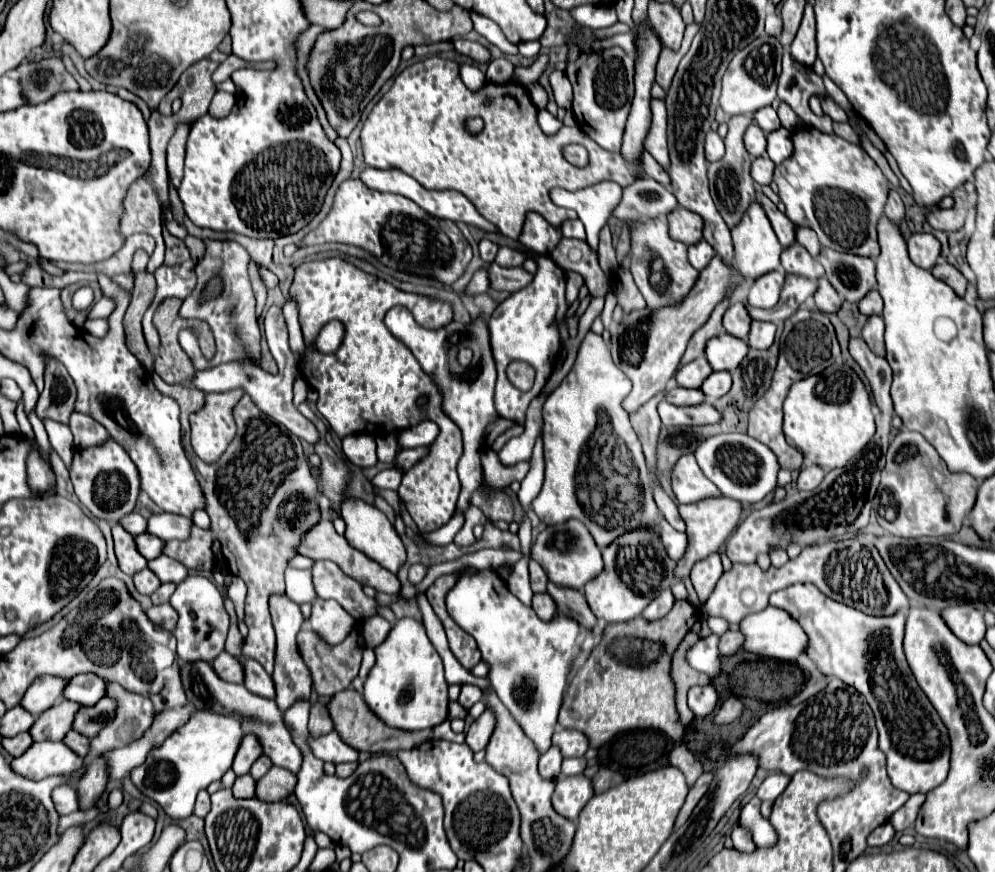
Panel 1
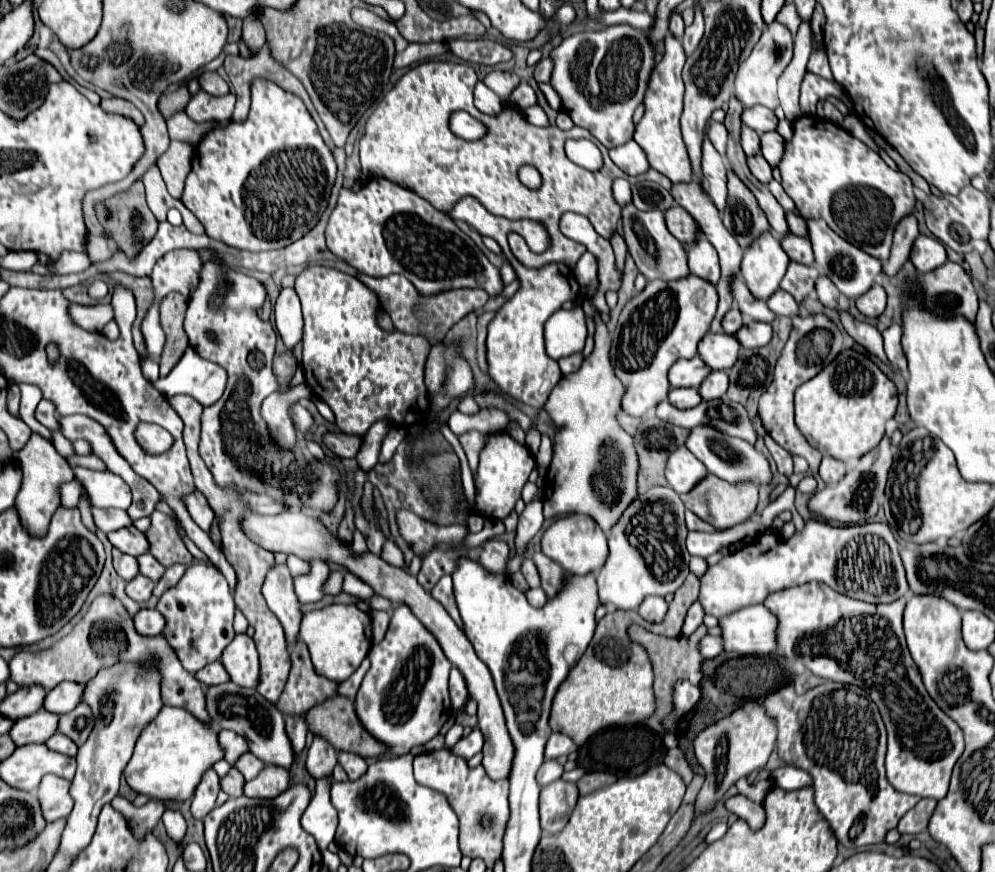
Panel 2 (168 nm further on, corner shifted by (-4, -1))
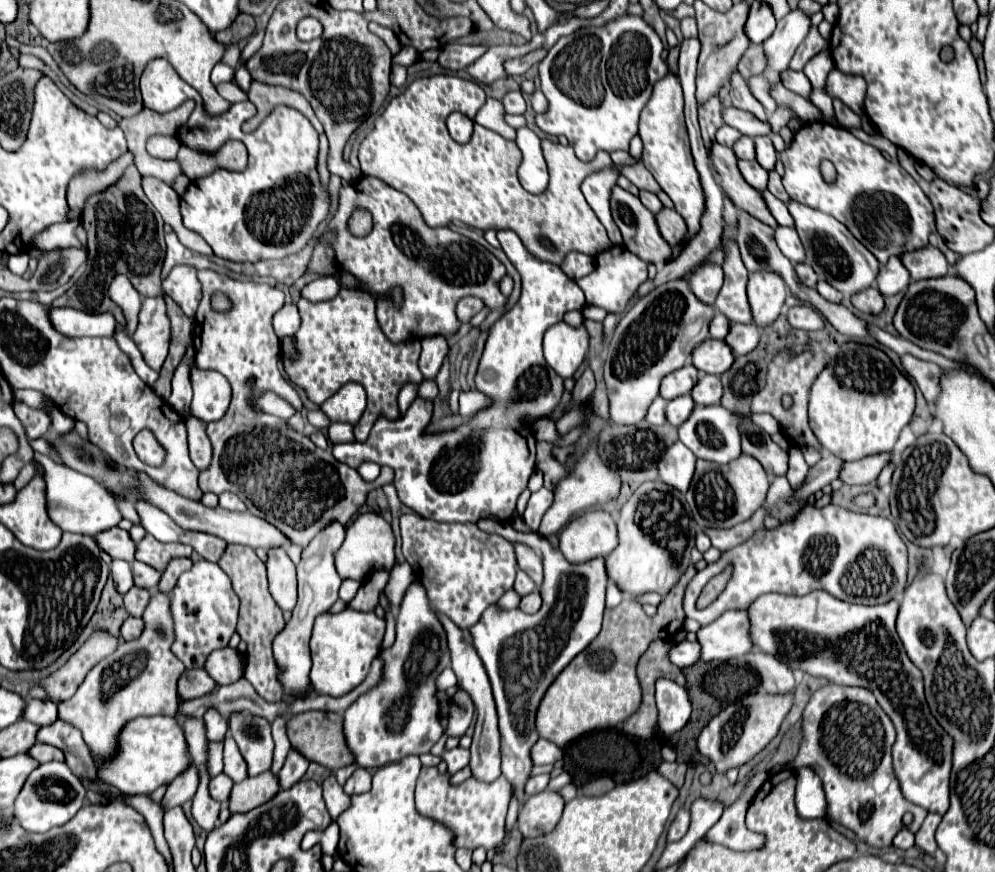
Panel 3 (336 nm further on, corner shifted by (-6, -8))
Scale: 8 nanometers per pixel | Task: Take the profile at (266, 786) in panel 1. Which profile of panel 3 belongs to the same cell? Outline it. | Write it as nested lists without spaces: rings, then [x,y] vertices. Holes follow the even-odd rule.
[[[263,772],[255,778],[245,778],[243,782],[235,784],[231,790],[229,812],[231,814],[249,812],[261,806],[263,802],[271,800],[271,796],[275,796],[277,790],[279,790],[279,782],[275,776],[271,776],[271,772]]]

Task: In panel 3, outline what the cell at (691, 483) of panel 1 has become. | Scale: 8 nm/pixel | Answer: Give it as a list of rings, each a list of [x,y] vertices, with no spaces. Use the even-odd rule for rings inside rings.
[[[677,440],[661,456],[661,460],[657,462],[657,470],[659,470],[659,478],[665,484],[671,484],[673,488],[687,492],[695,472],[695,456],[687,452],[687,448],[683,448],[683,444],[679,444]]]

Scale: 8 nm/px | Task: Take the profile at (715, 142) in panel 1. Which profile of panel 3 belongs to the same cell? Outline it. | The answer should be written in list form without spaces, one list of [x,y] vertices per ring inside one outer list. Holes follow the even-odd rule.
[[[723,124],[723,126],[717,130],[717,136],[715,136],[715,138],[719,140],[719,144],[731,146],[731,144],[735,144],[735,140],[741,138],[741,132],[735,130],[735,128],[731,128],[731,126],[727,126],[727,124]]]

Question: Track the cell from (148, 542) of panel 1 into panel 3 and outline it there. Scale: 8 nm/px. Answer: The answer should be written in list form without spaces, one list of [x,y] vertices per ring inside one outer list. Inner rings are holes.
[[[115,526],[115,528],[109,528],[105,532],[99,532],[95,536],[95,542],[111,558],[119,558],[119,560],[125,560],[129,564],[135,562],[135,542],[131,540],[129,532]]]

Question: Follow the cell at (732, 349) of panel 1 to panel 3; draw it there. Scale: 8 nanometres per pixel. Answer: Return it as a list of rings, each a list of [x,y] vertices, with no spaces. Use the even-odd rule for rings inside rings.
[[[707,338],[703,340],[695,350],[693,350],[693,366],[705,374],[715,374],[721,376],[727,368],[733,364],[733,354],[731,348],[723,340]]]

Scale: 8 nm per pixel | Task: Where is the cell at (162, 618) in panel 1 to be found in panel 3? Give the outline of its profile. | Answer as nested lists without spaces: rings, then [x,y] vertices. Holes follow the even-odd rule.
[[[127,618],[121,624],[121,638],[123,640],[135,640],[139,636],[139,632],[143,632],[143,620],[141,618]]]

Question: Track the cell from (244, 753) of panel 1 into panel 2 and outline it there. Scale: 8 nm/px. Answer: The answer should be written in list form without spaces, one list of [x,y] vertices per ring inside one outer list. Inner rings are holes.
[[[221,731],[221,745],[225,745],[227,753],[225,753],[225,761],[235,767],[235,763],[239,761],[239,757],[243,753],[249,753],[249,743],[245,737],[233,733],[233,731]]]

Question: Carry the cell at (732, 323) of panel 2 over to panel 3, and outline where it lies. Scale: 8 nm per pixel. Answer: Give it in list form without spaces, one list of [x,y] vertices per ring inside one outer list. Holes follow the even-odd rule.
[[[715,314],[711,324],[709,324],[709,334],[711,338],[717,338],[717,340],[723,340],[729,332],[729,320],[723,316],[723,314]]]

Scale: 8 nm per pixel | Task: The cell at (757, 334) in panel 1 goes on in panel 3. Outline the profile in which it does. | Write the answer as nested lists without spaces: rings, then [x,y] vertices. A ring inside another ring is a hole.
[[[731,324],[725,342],[737,354],[751,352],[755,350],[755,344],[759,344],[759,328],[755,328],[755,324]]]

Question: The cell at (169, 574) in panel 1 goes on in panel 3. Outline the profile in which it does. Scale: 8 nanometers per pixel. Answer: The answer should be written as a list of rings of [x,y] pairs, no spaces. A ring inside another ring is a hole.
[[[135,562],[135,564],[131,564],[131,570],[133,570],[133,582],[135,582],[135,586],[145,588],[145,590],[153,590],[159,584],[161,572],[153,570],[151,566],[147,566],[143,562]]]

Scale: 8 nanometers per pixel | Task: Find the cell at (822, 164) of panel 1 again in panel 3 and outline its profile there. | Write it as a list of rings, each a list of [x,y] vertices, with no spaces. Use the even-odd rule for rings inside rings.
[[[827,122],[805,124],[795,132],[791,148],[781,152],[781,160],[785,164],[783,186],[787,194],[843,222],[881,264],[905,252],[907,242],[913,238],[911,222],[921,222],[921,240],[917,248],[929,244],[935,214],[925,192],[897,160],[887,160],[875,146],[861,142],[849,130],[835,128]],[[823,158],[831,160],[837,168],[835,184],[827,184],[819,172]]]

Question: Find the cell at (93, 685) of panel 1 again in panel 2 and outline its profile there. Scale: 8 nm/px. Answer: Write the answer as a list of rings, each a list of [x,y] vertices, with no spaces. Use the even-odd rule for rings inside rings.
[[[63,681],[55,689],[51,689],[45,697],[45,709],[57,715],[73,711],[83,701],[85,683],[75,681]]]

